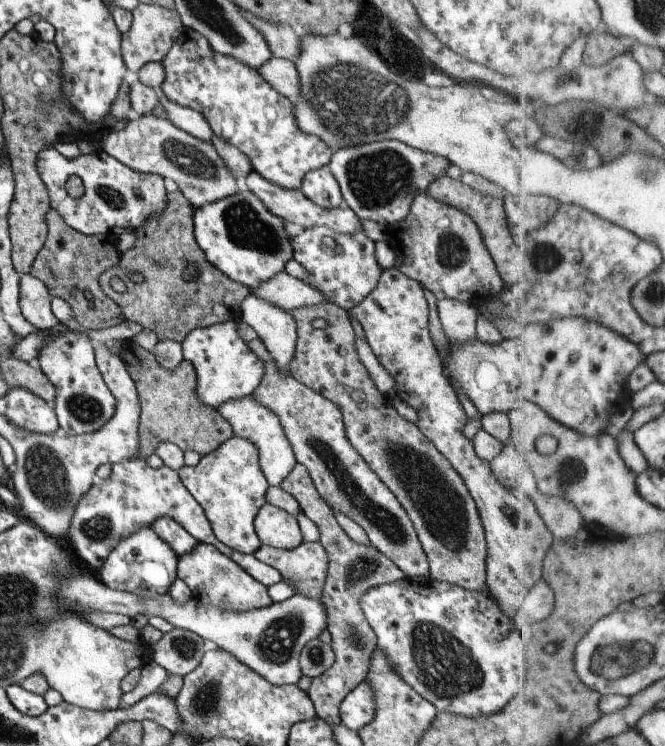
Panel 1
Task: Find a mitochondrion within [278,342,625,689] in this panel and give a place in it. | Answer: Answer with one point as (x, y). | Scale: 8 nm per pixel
(442, 510)

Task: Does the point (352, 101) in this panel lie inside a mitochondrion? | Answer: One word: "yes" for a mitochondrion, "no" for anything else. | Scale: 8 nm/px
yes

